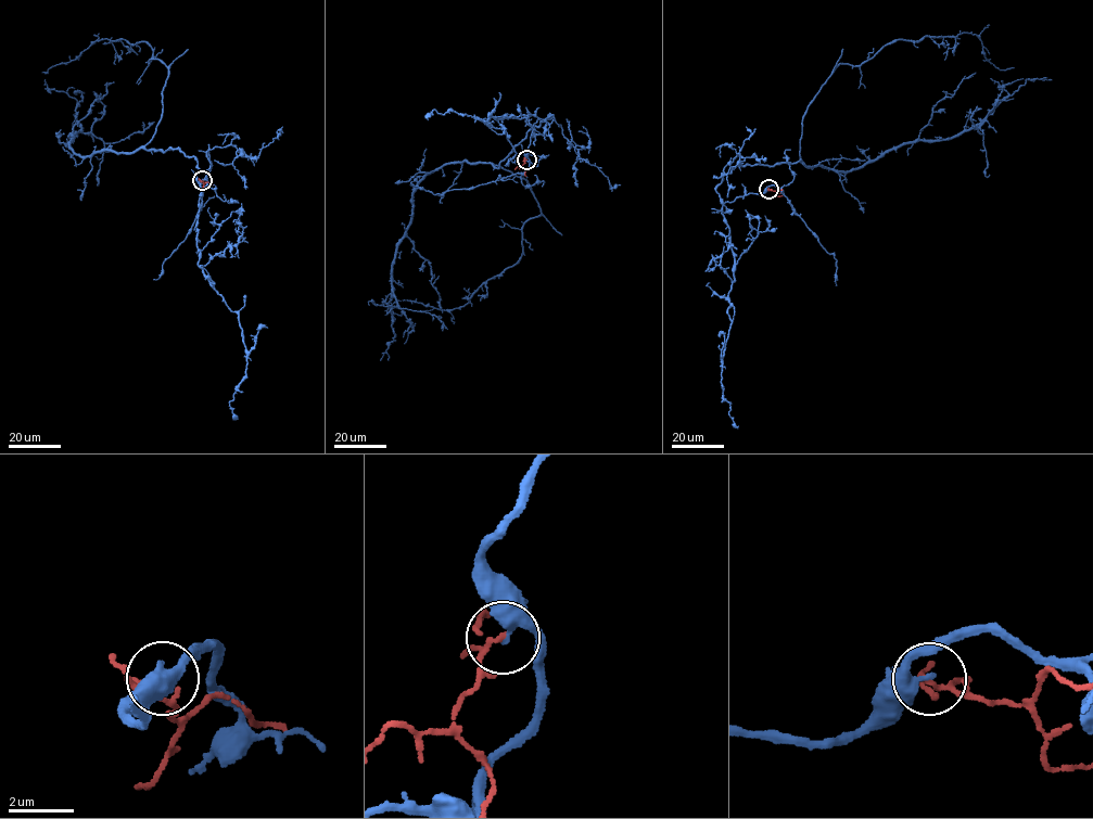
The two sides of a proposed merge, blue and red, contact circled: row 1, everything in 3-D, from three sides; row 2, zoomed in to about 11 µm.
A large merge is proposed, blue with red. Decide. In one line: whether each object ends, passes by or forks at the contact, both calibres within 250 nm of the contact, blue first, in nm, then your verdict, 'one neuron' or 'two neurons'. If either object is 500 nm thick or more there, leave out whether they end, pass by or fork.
blue passes by; red forks; calibres 240 and 90 nm; two neurons

